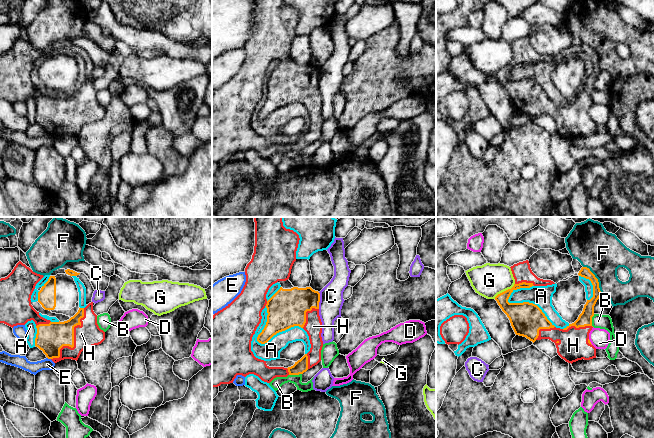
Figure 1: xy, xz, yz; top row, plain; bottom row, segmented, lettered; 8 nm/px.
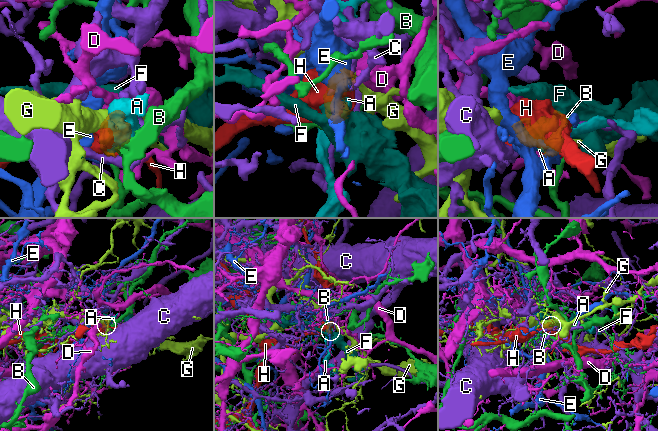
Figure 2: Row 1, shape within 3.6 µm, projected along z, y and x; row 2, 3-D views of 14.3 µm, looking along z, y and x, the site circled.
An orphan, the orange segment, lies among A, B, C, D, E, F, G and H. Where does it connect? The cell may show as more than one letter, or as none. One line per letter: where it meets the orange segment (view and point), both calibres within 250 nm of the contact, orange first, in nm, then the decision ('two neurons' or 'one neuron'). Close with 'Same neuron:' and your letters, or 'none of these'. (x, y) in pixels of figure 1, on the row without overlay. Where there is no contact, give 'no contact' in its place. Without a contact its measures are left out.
A: meets orange in yz at (527, 78); 260 nm thick on the orange side, 160 nm on the other; two neurons
B: meets orange in xz at (295, 150); 110 nm thick on the orange side, 90 nm on the other; two neurons
C: meets orange in xz at (319, 76); 280 nm thick on the orange side, 190 nm on the other; two neurons
D: meets orange in yz at (590, 118); 20 nm thick on the orange side, 160 nm on the other; two neurons
E: meets orange in xy at (49, 134); 240 nm thick on the orange side, 100 nm on the other; two neurons
F: meets orange in yz at (597, 55); 90 nm thick on the orange side, 340 nm on the other; two neurons
G: meets orange in yz at (504, 67); 220 nm thick on the orange side, 260 nm on the other; two neurons
H: meets orange in xy at (73, 116); 240 nm thick on the orange side, 200 nm on the other; one neuron
Same neuron: H

